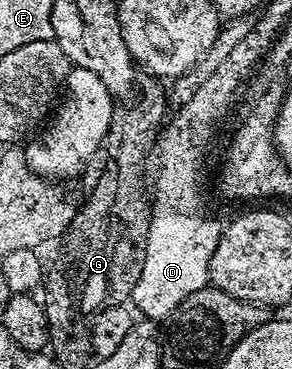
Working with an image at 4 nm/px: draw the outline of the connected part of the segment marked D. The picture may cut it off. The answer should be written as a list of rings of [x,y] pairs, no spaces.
[[[205,215],[203,220],[190,220],[190,216],[162,216],[162,220],[154,224],[154,232],[148,230],[144,266],[132,297],[133,307],[138,307],[145,319],[165,321],[166,315],[176,310],[180,302],[196,294],[196,290],[207,287],[212,254],[216,242],[220,242],[222,229],[221,223]]]

